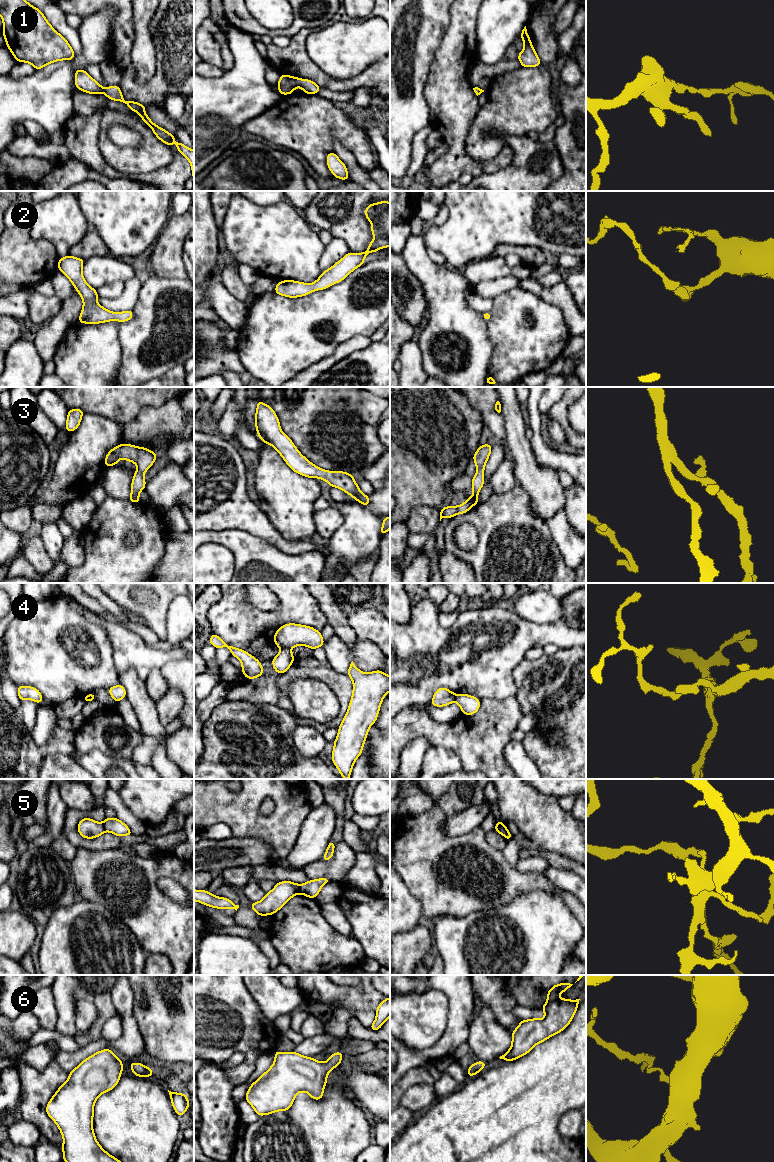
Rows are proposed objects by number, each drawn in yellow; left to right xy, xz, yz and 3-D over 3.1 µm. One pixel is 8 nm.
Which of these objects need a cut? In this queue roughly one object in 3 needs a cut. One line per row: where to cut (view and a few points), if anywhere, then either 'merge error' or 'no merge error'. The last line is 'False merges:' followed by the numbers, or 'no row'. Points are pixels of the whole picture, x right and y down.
1: no cut | no merge error
2: no cut | no merge error
3: no cut | no merge error
4: xz (288, 647), (281, 649) | merge error
5: xy (102, 823), (105, 830) | merge error
6: no cut | no merge error
False merges: 4, 5

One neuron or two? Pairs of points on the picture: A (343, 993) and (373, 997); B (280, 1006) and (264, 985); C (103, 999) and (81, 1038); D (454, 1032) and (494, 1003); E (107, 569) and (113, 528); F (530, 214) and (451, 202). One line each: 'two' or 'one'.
A: one
B: one
C: one
D: two
E: one
F: one

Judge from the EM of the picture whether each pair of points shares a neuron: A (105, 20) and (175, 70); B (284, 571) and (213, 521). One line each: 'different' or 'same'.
A: different
B: different

